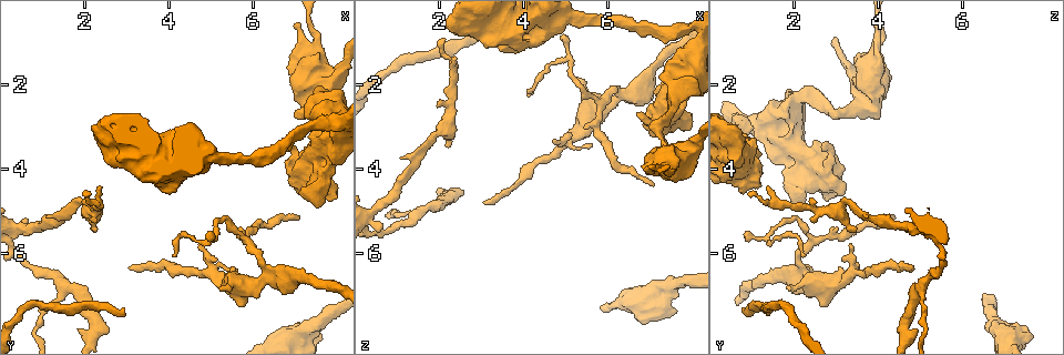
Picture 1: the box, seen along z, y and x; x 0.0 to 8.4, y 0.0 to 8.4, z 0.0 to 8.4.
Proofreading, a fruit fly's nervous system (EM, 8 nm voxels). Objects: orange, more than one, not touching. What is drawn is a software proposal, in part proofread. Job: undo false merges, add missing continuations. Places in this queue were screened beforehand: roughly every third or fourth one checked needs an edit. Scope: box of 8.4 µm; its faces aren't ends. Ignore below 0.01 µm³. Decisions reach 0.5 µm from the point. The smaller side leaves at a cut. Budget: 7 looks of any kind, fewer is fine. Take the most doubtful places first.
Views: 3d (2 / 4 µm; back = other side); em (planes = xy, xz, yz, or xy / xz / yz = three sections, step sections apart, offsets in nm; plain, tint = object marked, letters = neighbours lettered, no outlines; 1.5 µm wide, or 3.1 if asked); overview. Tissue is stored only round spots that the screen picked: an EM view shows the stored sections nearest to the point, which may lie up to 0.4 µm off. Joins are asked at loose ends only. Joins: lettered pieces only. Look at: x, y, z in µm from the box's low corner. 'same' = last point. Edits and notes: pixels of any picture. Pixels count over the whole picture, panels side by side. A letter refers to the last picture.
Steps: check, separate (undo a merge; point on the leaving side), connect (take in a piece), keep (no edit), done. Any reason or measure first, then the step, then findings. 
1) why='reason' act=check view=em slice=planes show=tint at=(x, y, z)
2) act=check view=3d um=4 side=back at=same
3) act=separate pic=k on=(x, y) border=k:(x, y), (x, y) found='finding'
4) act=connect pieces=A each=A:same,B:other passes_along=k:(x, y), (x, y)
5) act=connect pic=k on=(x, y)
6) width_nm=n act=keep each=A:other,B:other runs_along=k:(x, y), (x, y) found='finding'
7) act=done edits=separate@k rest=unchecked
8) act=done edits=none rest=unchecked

why='end of a long branch' act=check view=em slice=planes show=letters at=(2.95, 7.30, 0.80)

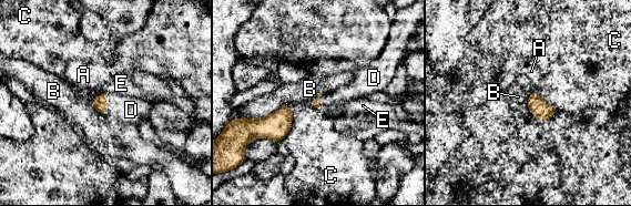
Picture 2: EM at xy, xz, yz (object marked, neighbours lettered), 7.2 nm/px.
act=connect pieces=D each=A:other,B:other,C:other,D:same,E:other found='the neuron continues'

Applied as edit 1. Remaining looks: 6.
why='thin end' act=check view=3d um=4 at=(7.05, 5.05, 4.45)

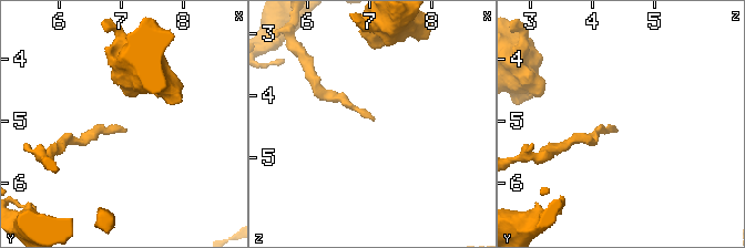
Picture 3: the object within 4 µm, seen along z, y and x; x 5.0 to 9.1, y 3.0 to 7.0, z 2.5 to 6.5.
why='need the tissue' act=check view=em slice=yz step=8 show=letters at=(7.10, 5.10, 4.40)

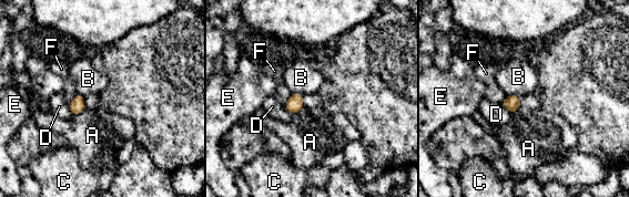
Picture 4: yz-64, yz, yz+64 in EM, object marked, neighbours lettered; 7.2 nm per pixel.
why='another direction' act=check view=em slice=planes show=letters at=same

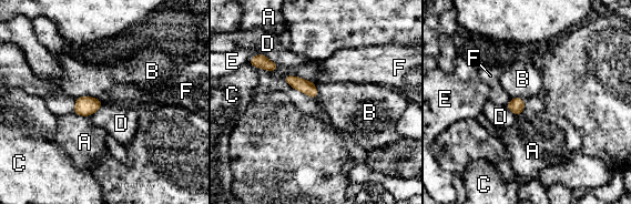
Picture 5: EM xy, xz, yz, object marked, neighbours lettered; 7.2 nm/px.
act=keep each=A:other,B:other,C:other,D:other,E:other,F:other border=5:(75, 98), (93, 97), (103, 102) found='no lettered piece goes on from it'

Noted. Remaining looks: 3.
why='thin end' act=check view=em slice=xz step=8 show=tint at=(3.05, 6.25, 4.80)

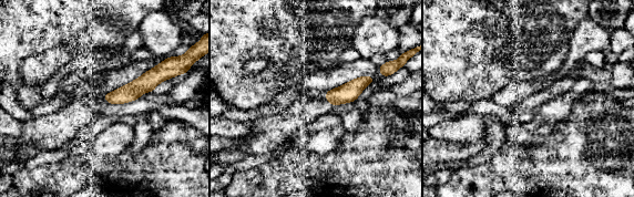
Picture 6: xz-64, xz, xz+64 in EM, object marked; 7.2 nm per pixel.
why='cut it another way' act=check view=em slice=planes show=letters at=same

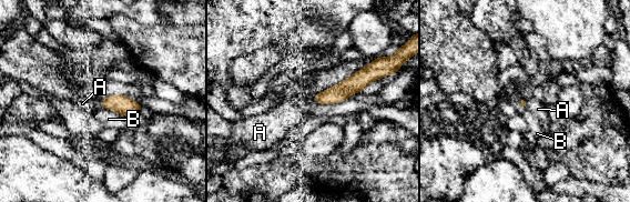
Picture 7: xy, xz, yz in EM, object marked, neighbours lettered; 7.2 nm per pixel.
act=connect pieces=A each=A:same,B:other found='it goes on there'

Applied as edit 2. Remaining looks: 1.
act=done edits=connect@2,connect@7 rest=unchecked

